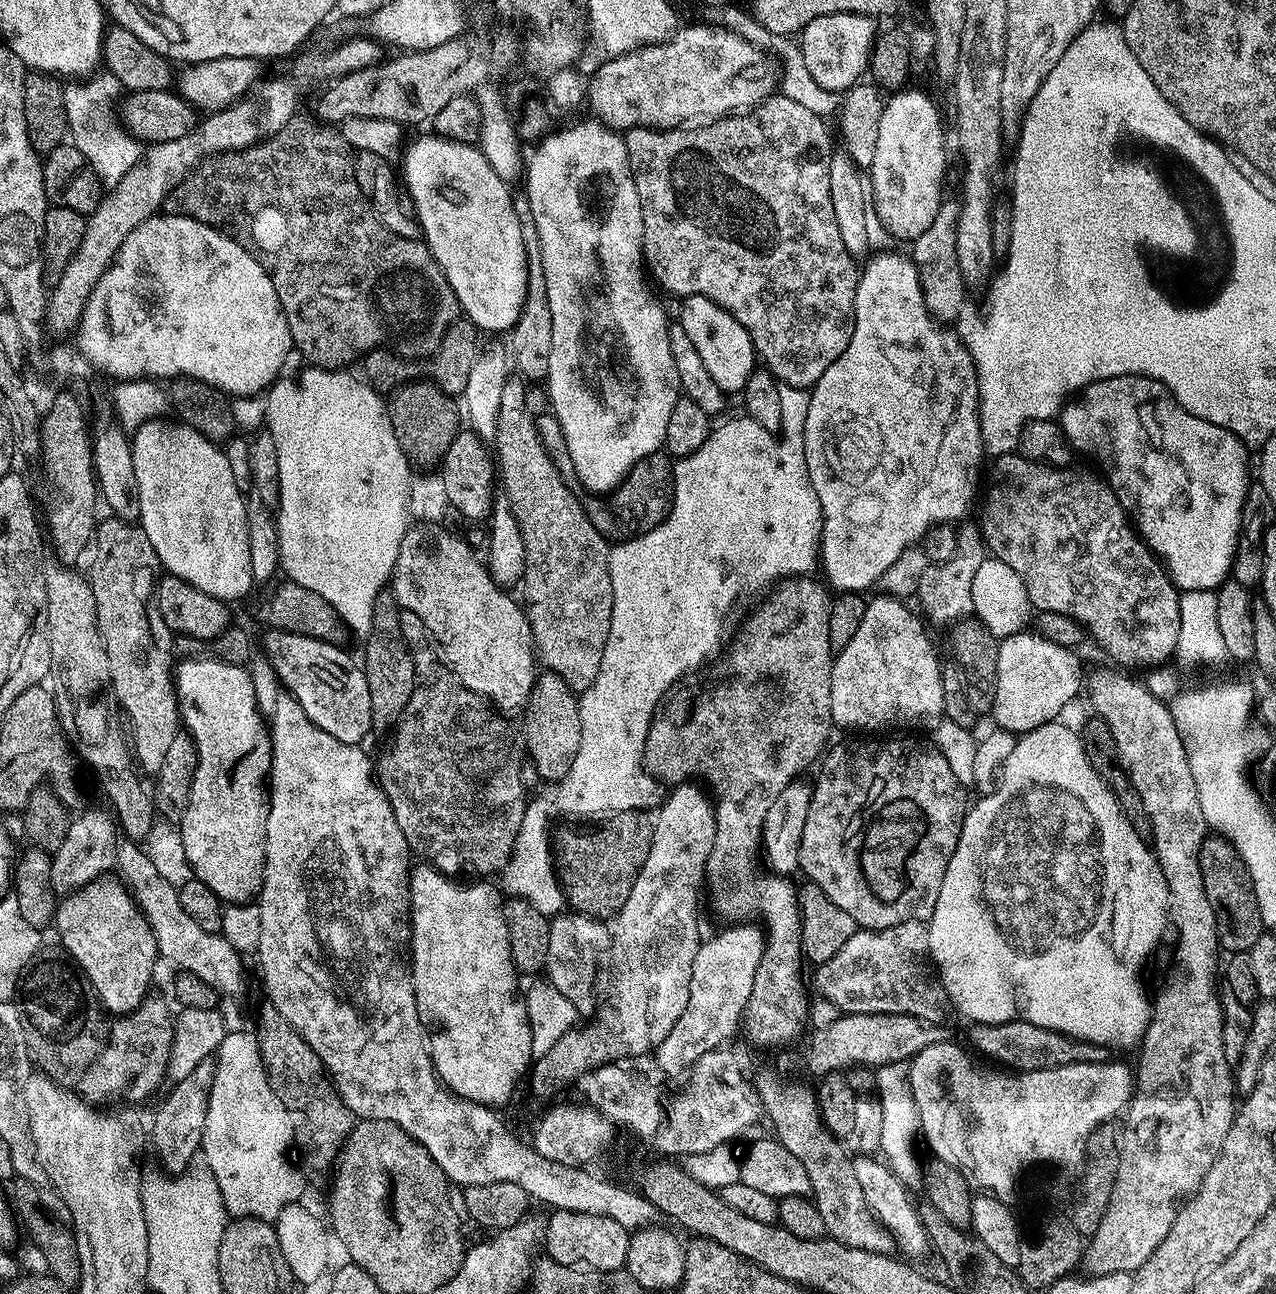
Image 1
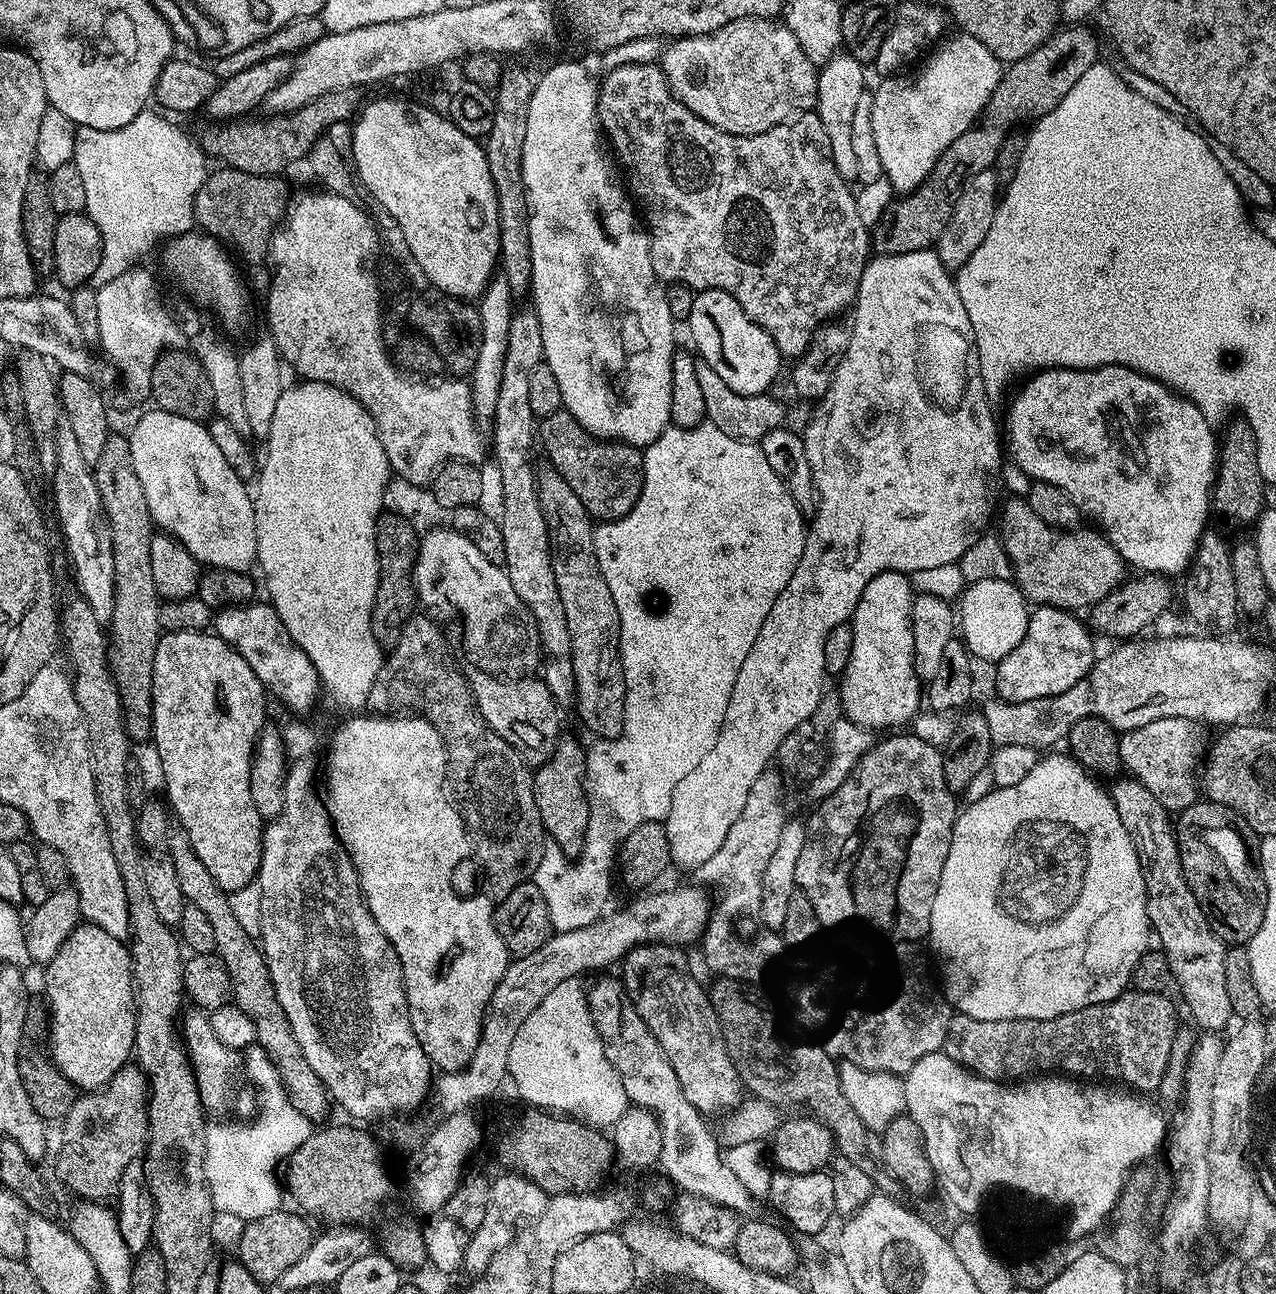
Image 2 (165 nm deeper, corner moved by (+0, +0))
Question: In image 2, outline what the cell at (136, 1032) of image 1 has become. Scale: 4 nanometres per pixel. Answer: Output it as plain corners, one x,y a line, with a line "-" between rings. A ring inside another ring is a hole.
125,1066
105,1088
81,1095
62,1121
60,1153
56,1156
56,1176
84,1202
108,1202
117,1195
126,1166
137,1161
148,1143
148,1081
139,1067

